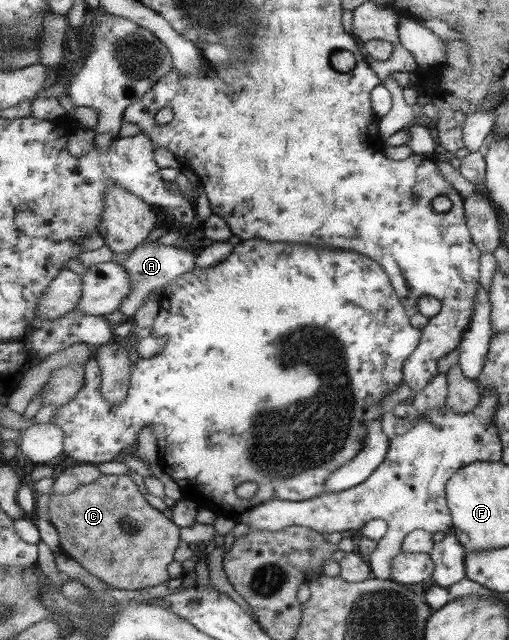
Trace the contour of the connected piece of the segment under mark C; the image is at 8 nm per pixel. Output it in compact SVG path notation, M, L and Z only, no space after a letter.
M105 474L98 482L83 486L74 494L59 495L54 492L49 508L51 522L60 534L61 551L68 556L71 554L71 558L79 560L88 571L104 582L117 588L141 591L161 586L172 579L169 564L175 562L175 554L182 541L182 528L143 496L139 484L131 476Z

